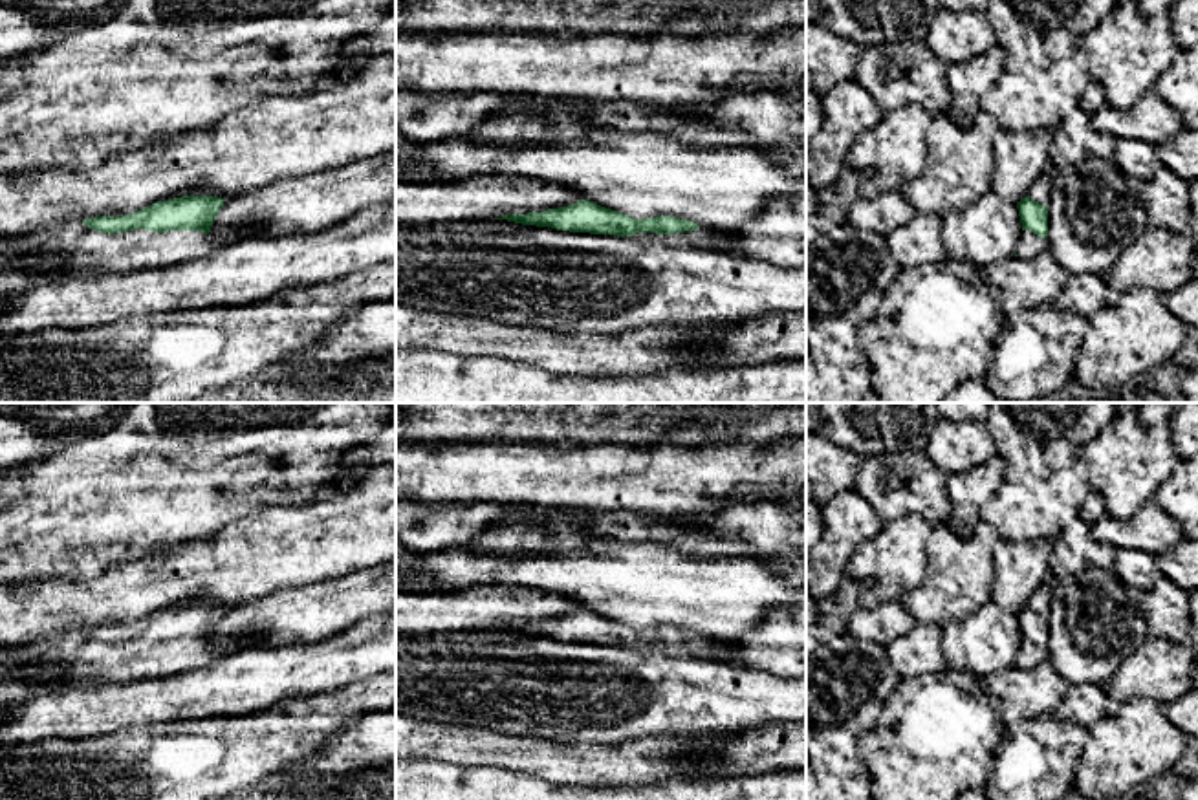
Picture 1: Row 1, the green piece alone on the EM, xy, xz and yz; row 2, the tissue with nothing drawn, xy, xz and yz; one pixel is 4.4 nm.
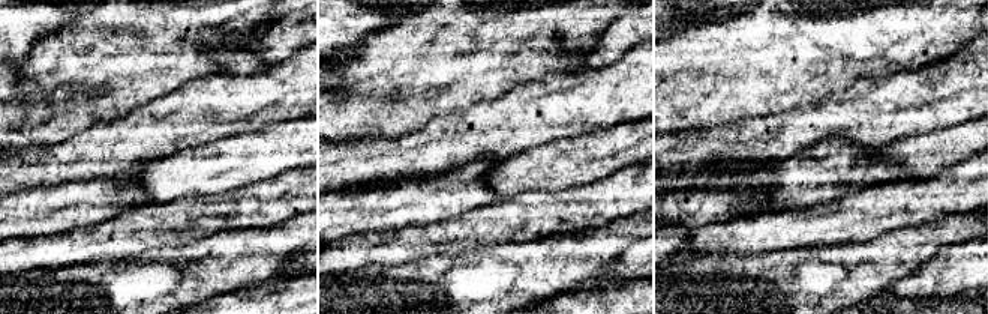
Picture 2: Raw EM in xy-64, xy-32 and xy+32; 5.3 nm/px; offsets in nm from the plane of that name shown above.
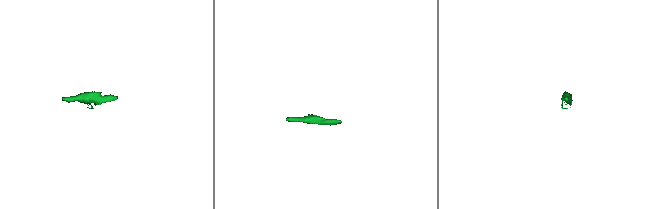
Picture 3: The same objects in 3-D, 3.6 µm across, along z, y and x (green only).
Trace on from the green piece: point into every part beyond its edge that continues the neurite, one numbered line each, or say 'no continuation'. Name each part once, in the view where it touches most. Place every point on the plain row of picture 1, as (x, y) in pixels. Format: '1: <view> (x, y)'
1: xy (90, 665)
2: xz (702, 648)

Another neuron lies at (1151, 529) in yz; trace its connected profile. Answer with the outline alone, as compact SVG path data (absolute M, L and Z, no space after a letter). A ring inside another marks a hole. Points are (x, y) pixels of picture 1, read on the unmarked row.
M1149 500L1127 522L1103 514L1092 524L1092 536L1117 551L1128 547L1156 557L1176 546L1183 538L1183 531L1171 514Z

